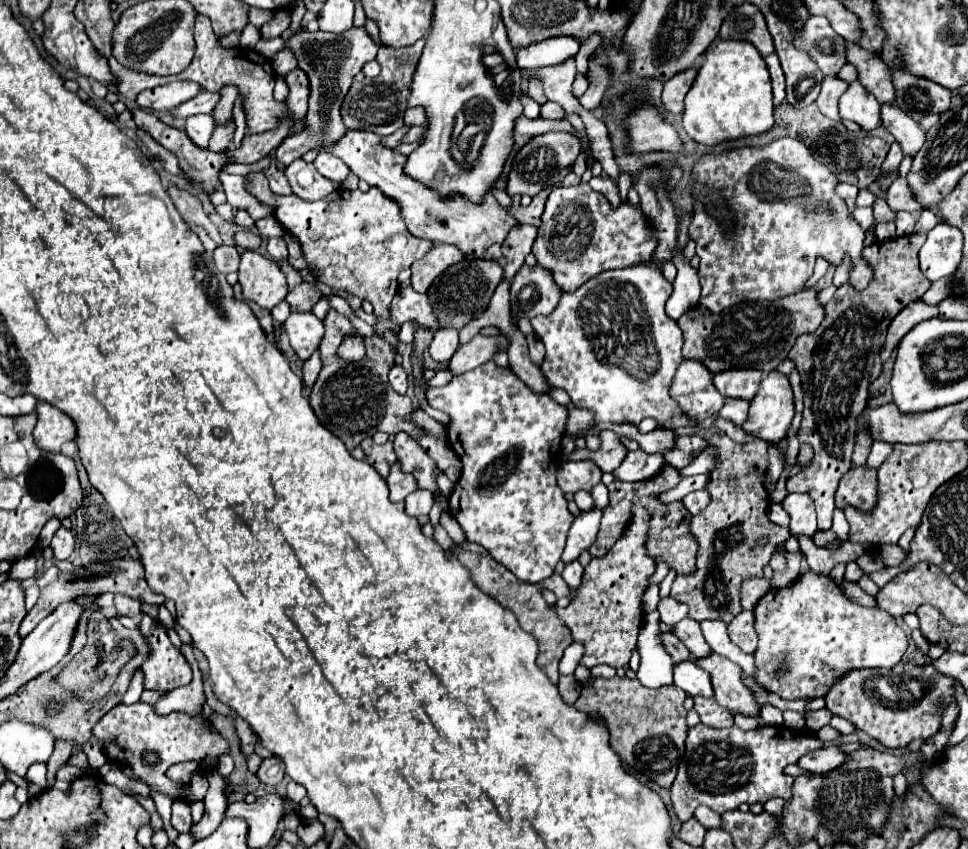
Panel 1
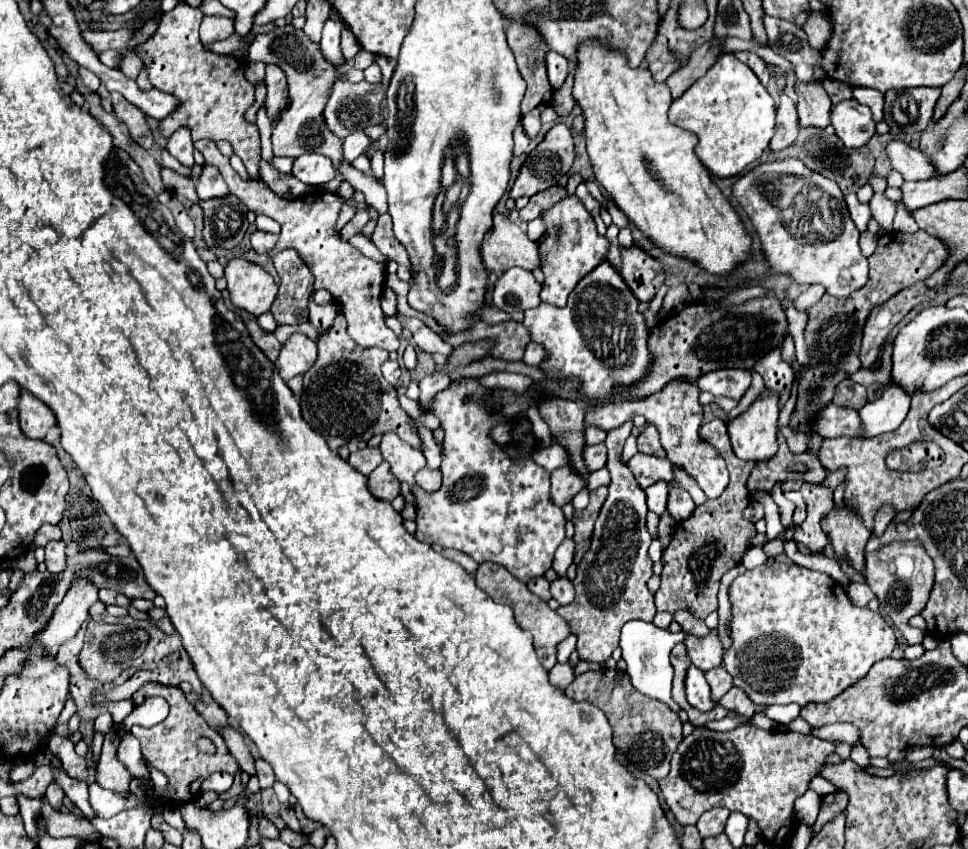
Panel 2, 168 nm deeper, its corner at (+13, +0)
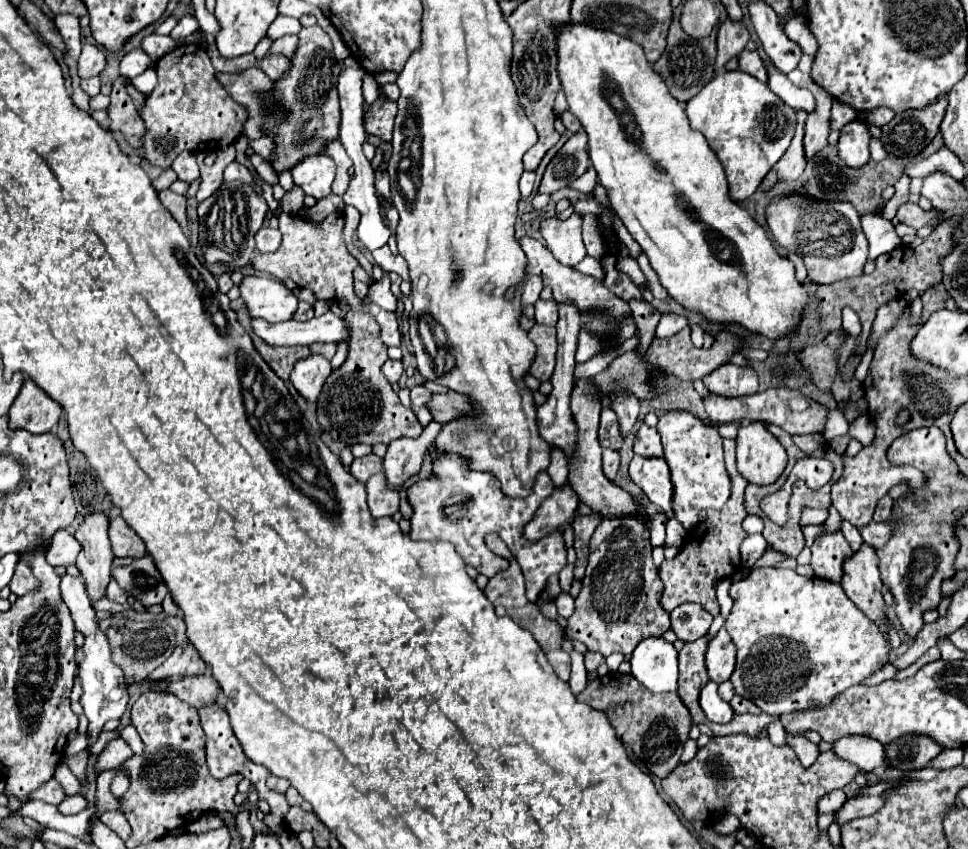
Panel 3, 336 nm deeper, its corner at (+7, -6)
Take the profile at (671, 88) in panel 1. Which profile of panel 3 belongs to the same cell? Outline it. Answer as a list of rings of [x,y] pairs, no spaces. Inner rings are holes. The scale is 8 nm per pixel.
[[[726,20],[720,24],[718,28],[718,56],[716,56],[716,70],[724,68],[724,64],[738,56],[746,42],[750,40],[750,32],[746,28],[744,22],[734,22],[734,20]]]

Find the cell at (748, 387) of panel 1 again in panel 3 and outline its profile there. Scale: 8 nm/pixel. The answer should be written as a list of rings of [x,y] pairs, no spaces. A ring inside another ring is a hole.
[[[726,362],[702,380],[706,388],[718,396],[748,396],[758,392],[758,374],[750,366],[734,366]]]

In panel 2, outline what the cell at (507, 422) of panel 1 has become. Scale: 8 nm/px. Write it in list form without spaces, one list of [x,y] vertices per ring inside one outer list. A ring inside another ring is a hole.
[[[460,378],[460,380],[454,380],[446,390],[438,392],[438,396],[434,396],[434,404],[430,404],[430,412],[440,420],[440,428],[444,430],[444,460],[442,460],[442,486],[440,490],[436,492],[424,492],[422,488],[412,488],[414,496],[416,496],[416,502],[418,502],[418,518],[416,518],[416,524],[418,524],[418,530],[416,530],[416,538],[420,542],[426,542],[426,544],[438,544],[442,548],[454,548],[454,550],[460,550],[460,552],[466,552],[468,556],[472,556],[476,562],[494,562],[494,564],[500,564],[504,566],[512,576],[516,576],[518,580],[522,582],[528,582],[536,576],[542,576],[550,566],[552,566],[552,558],[554,558],[554,552],[556,548],[560,546],[560,542],[566,538],[564,534],[564,524],[566,524],[566,518],[564,518],[564,512],[550,500],[550,474],[540,468],[532,458],[532,450],[536,448],[536,436],[532,434],[532,424],[528,420],[526,414],[516,414],[516,416],[504,416],[500,410],[496,410],[496,402],[494,402],[494,396],[488,388],[484,388],[478,378]],[[506,422],[510,426],[510,442],[508,444],[498,444],[492,436],[490,436],[490,430],[498,424]],[[506,446],[512,446],[512,450],[518,452],[518,458],[512,458],[508,452],[506,452]]]

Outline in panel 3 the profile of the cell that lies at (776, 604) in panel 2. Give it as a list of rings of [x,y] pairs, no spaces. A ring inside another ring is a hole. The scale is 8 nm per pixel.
[[[754,568],[744,580],[736,582],[730,586],[730,598],[734,600],[732,612],[728,616],[728,626],[724,624],[724,628],[728,628],[728,634],[738,650],[738,660],[736,660],[736,670],[732,674],[732,684],[738,696],[752,700],[758,708],[762,708],[762,712],[766,714],[774,714],[774,716],[782,716],[794,710],[806,710],[806,708],[822,708],[828,706],[838,694],[842,694],[846,688],[860,684],[866,676],[870,676],[872,672],[876,672],[878,668],[882,668],[884,664],[888,664],[888,652],[890,652],[890,644],[886,642],[886,638],[882,636],[882,632],[878,630],[878,626],[874,622],[870,622],[870,618],[866,618],[856,606],[852,606],[852,602],[848,600],[848,596],[844,594],[840,584],[828,582],[824,578],[812,576],[812,578],[804,578],[800,574],[796,574],[794,570],[784,570],[784,568]]]

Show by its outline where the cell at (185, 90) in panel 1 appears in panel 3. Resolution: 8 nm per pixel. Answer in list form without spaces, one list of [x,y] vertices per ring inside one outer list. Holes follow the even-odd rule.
[[[148,68],[144,74],[132,78],[130,82],[132,82],[132,86],[136,86],[136,90],[140,90],[140,94],[150,94],[158,82],[158,76],[156,76],[154,68]]]

